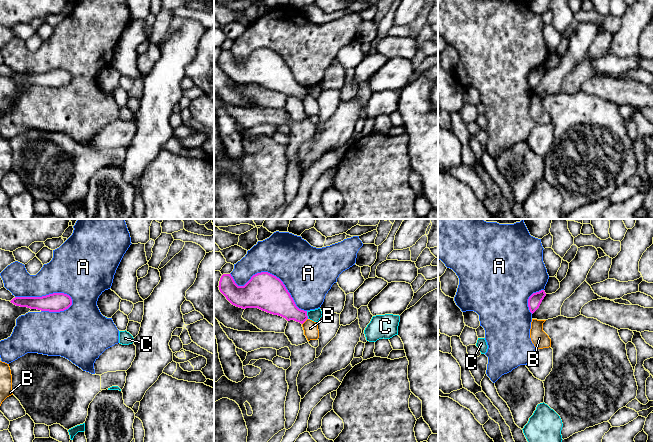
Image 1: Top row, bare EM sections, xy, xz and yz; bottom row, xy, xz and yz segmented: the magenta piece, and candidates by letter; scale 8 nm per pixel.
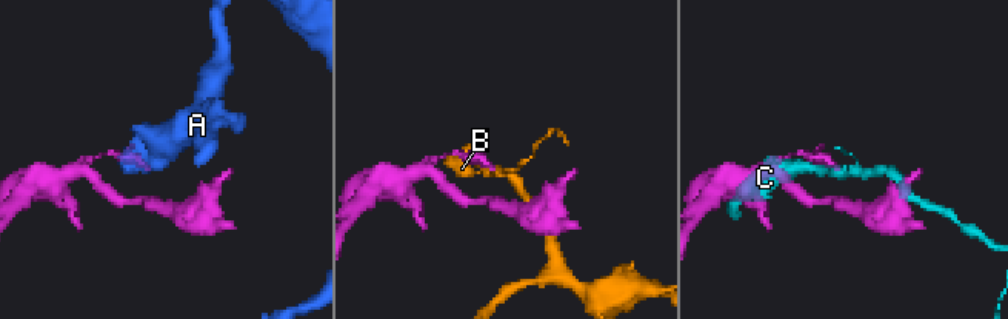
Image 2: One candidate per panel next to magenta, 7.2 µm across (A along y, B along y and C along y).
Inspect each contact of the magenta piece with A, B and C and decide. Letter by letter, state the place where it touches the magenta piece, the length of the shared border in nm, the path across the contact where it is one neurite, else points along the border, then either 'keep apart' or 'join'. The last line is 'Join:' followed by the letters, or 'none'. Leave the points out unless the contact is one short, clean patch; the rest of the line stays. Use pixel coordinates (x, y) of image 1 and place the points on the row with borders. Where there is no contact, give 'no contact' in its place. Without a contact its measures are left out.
A: contact xy (46, 295); length 460 nm; keep apart
B: contact xz (305, 320); length 70 nm; keep apart
C: contact xz (306, 315); length 70 nm; keep apart
Join: none

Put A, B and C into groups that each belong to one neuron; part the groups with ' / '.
A / B / C

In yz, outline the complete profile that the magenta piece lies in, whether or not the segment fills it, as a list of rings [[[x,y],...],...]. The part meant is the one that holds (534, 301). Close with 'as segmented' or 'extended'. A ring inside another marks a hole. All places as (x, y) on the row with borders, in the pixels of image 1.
[[[541,290],[539,292],[533,293],[529,299],[528,299],[528,307],[530,312],[533,314],[540,306],[542,300],[546,296],[546,293],[544,290]]] | as segmented

